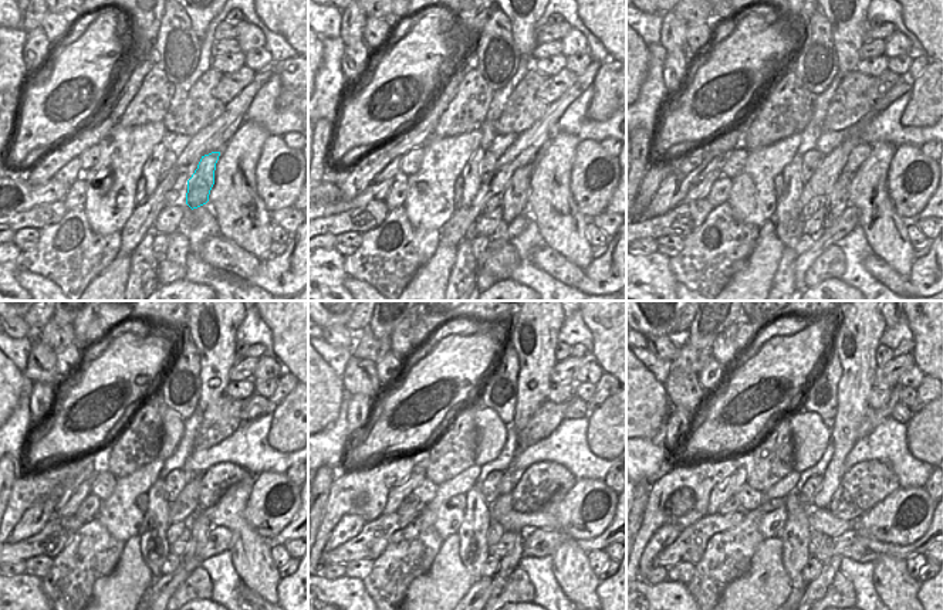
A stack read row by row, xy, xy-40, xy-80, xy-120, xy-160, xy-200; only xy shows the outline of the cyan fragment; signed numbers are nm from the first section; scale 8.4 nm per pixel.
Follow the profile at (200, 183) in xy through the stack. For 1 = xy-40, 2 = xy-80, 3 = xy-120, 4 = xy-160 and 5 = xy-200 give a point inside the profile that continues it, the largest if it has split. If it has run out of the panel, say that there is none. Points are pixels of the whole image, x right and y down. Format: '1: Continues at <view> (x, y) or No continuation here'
1: Continues at xy-40 (514, 202)
2: Continues at xy-80 (834, 204)
3: Continues at xy-120 (199, 525)
4: Continues at xy-160 (510, 562)
5: Continues at xy-200 (817, 589)

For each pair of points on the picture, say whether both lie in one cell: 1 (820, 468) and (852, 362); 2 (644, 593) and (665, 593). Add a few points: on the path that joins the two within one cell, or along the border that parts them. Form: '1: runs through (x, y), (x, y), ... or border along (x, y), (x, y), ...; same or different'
1: border along (831, 434), (832, 456), (825, 468); different
2: runs through (649, 593), (659, 593); same

